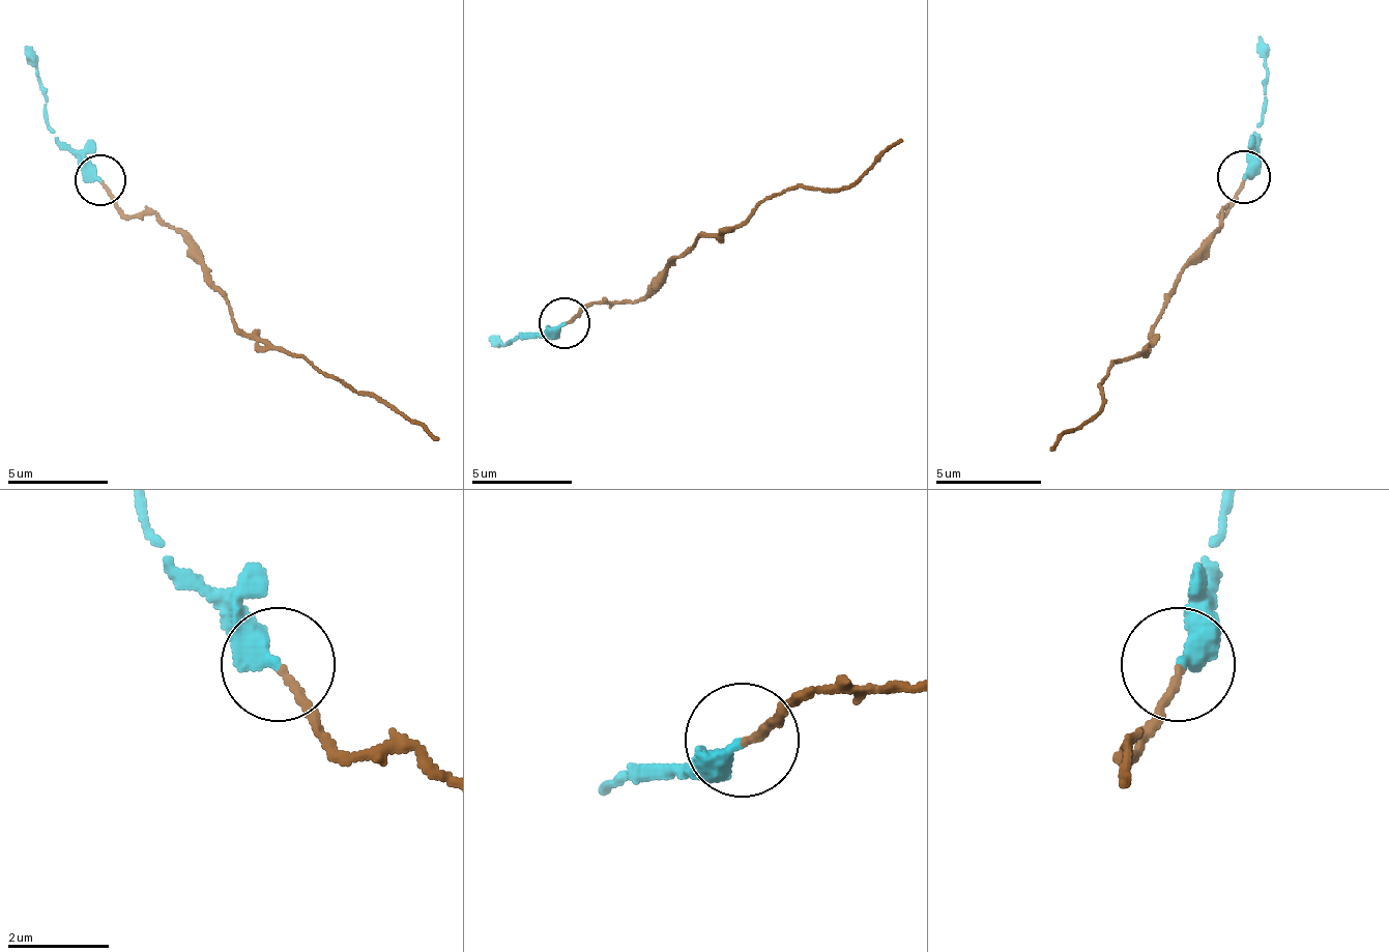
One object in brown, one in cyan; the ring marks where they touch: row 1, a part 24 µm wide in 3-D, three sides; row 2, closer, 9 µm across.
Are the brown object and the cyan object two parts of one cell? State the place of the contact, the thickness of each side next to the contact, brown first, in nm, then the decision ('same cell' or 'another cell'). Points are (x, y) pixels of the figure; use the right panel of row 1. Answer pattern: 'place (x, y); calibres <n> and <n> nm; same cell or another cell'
place (1243, 176); calibres 140 and 400 nm; same cell

